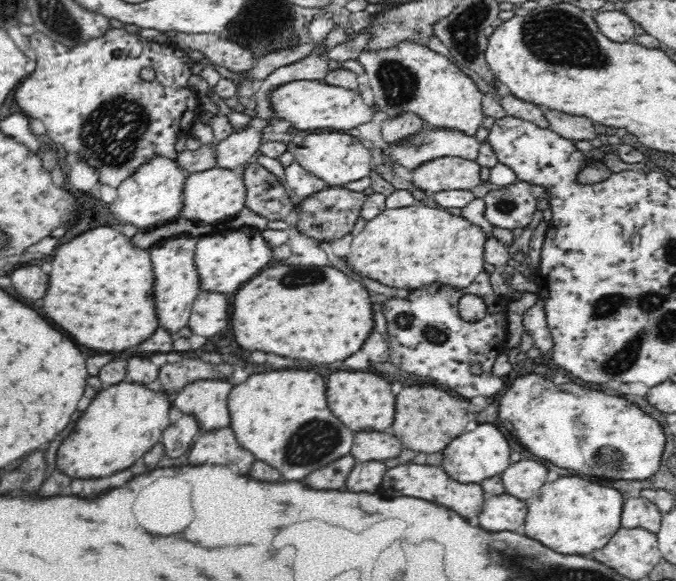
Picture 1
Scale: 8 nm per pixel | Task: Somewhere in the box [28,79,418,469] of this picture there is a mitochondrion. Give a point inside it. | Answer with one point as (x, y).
(111, 133)

